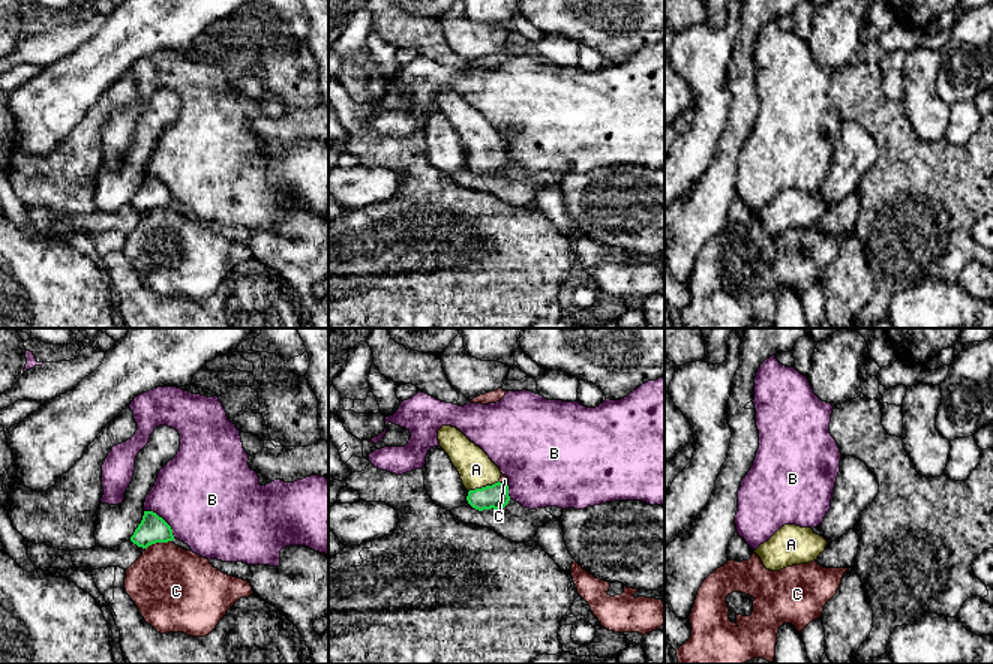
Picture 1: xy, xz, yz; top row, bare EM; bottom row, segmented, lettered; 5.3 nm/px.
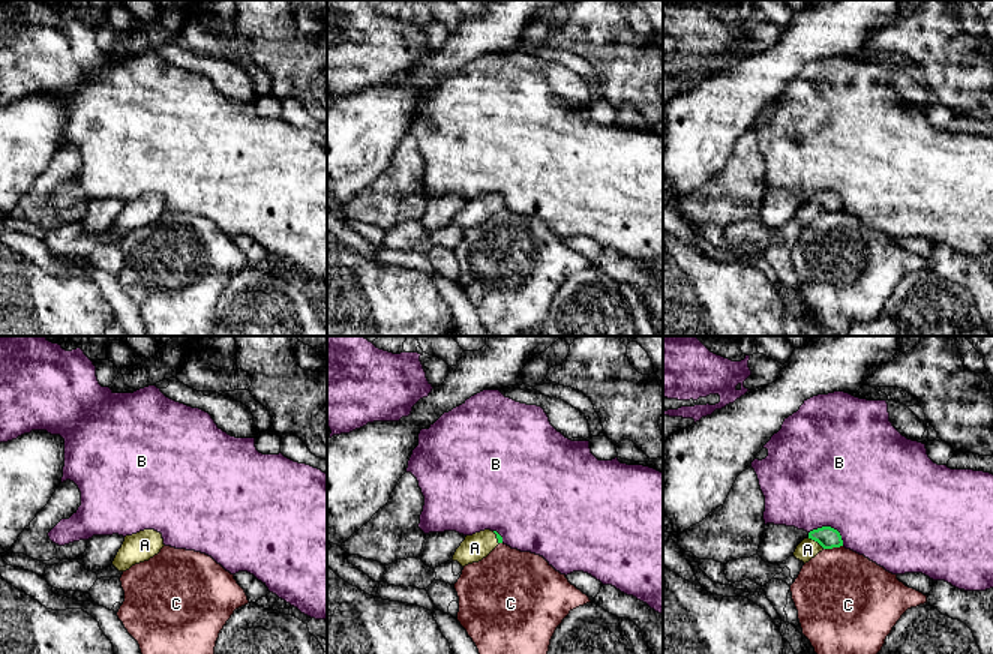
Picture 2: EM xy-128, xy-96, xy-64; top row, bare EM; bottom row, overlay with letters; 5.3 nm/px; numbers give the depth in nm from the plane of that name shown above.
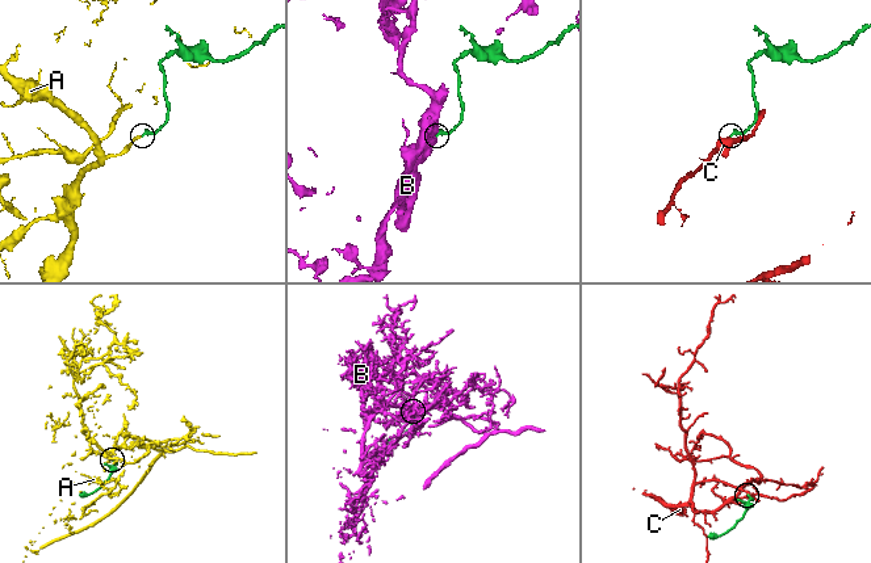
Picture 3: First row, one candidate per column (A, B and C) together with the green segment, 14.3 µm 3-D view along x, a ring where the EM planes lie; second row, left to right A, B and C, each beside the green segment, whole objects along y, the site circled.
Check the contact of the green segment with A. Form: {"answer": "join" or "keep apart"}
{"answer": "join"}

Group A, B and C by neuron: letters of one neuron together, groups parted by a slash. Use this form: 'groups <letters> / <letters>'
groups A / B / C

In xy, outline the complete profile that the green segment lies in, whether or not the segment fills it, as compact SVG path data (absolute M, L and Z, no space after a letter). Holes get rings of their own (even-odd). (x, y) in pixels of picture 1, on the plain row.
M144 175L141 187L130 201L130 205L142 213L172 204L174 199L171 190L153 175Z

